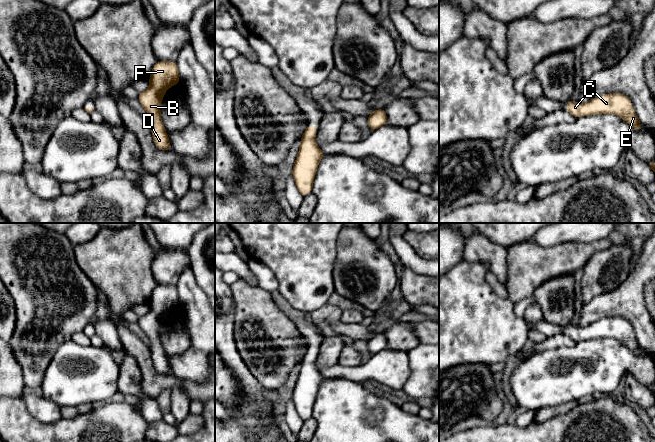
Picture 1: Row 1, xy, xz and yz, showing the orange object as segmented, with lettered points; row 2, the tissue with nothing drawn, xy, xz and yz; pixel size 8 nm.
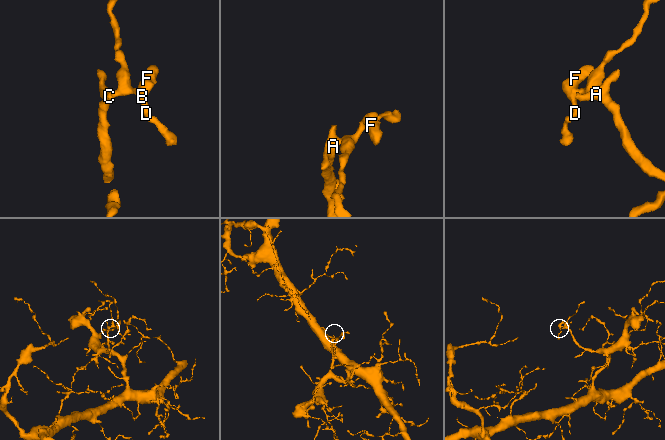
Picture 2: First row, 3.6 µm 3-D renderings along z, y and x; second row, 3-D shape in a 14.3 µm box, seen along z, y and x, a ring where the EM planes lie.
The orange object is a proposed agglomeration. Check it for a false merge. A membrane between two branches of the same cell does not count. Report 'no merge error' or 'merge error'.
no merge error

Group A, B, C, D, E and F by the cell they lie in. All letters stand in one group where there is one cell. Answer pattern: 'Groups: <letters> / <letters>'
Groups: A B C D E F

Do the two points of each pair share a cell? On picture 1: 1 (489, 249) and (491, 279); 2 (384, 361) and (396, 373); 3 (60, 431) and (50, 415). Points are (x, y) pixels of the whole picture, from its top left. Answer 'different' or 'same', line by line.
1: different
2: same
3: different

